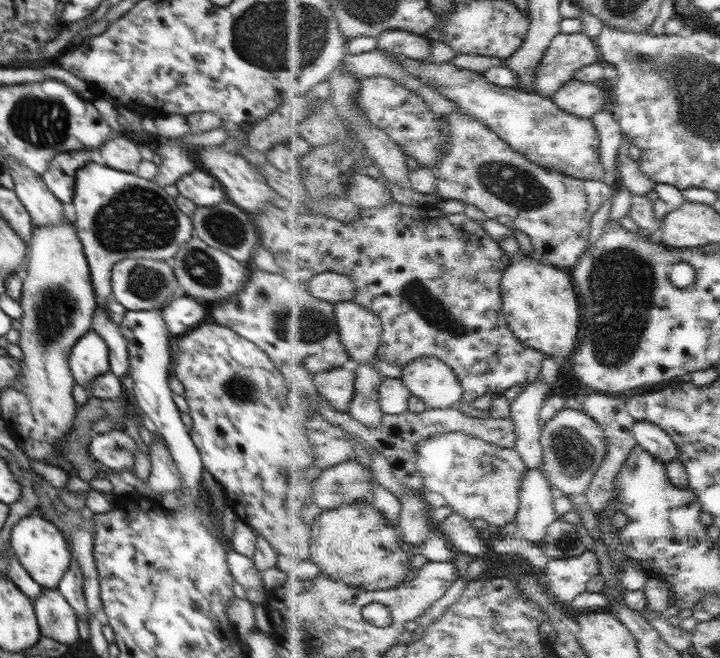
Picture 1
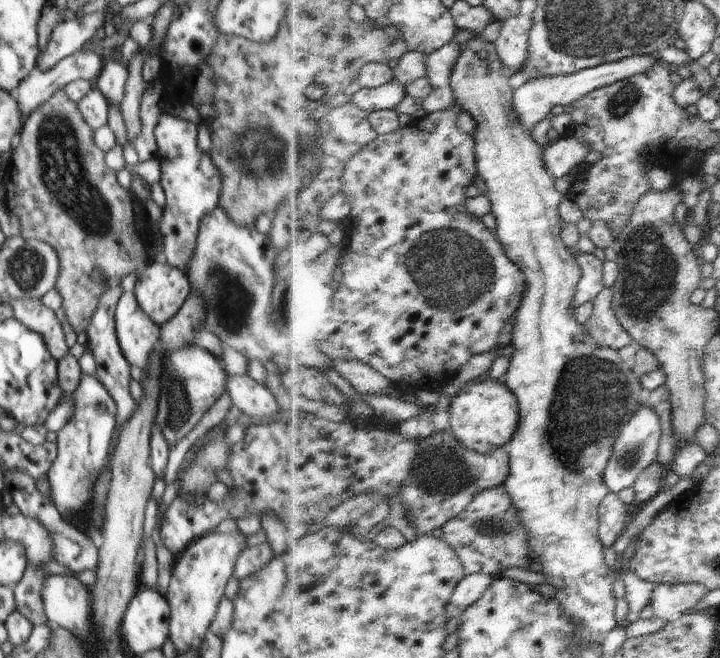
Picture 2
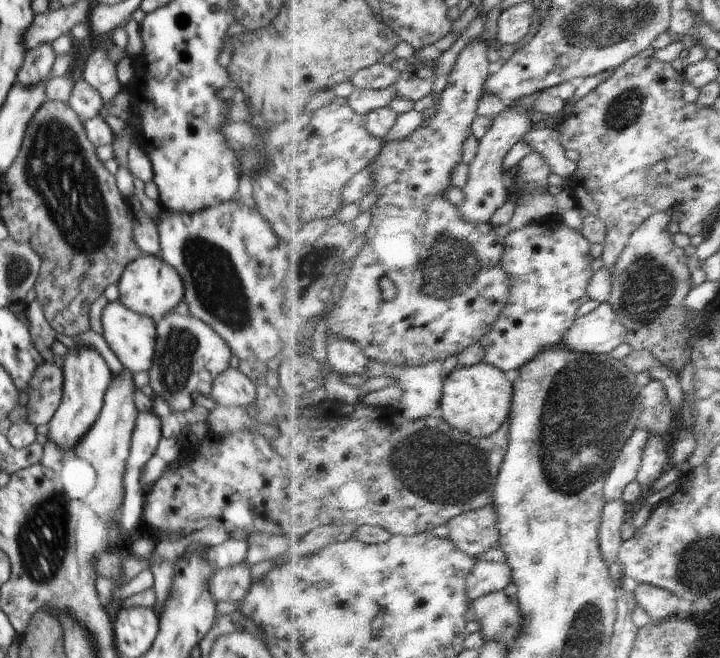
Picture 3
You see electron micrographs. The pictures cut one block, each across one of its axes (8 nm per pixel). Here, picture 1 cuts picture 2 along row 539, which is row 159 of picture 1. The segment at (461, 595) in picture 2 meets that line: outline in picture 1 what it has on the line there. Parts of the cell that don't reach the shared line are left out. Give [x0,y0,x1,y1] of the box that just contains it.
[438,110,616,272]

